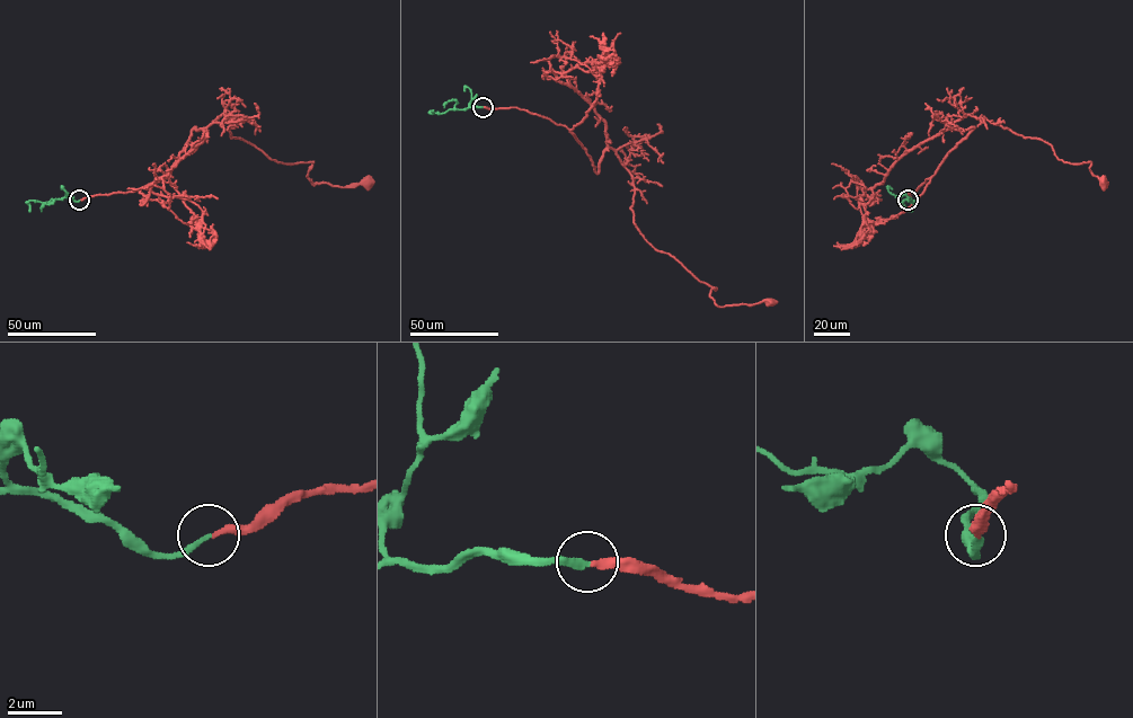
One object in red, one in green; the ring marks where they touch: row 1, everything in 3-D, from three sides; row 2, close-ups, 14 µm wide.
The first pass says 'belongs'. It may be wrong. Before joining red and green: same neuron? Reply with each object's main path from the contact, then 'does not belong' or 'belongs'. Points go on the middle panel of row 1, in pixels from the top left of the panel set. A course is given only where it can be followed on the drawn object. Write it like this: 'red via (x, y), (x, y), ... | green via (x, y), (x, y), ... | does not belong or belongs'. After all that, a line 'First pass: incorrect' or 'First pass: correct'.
red via (483, 107), (565, 125), (596, 173), (611, 148), (649, 244), (716, 287), (717, 306), (770, 303) | green via (483, 107), (441, 113), (432, 111) | does not belong
First pass: incorrect

